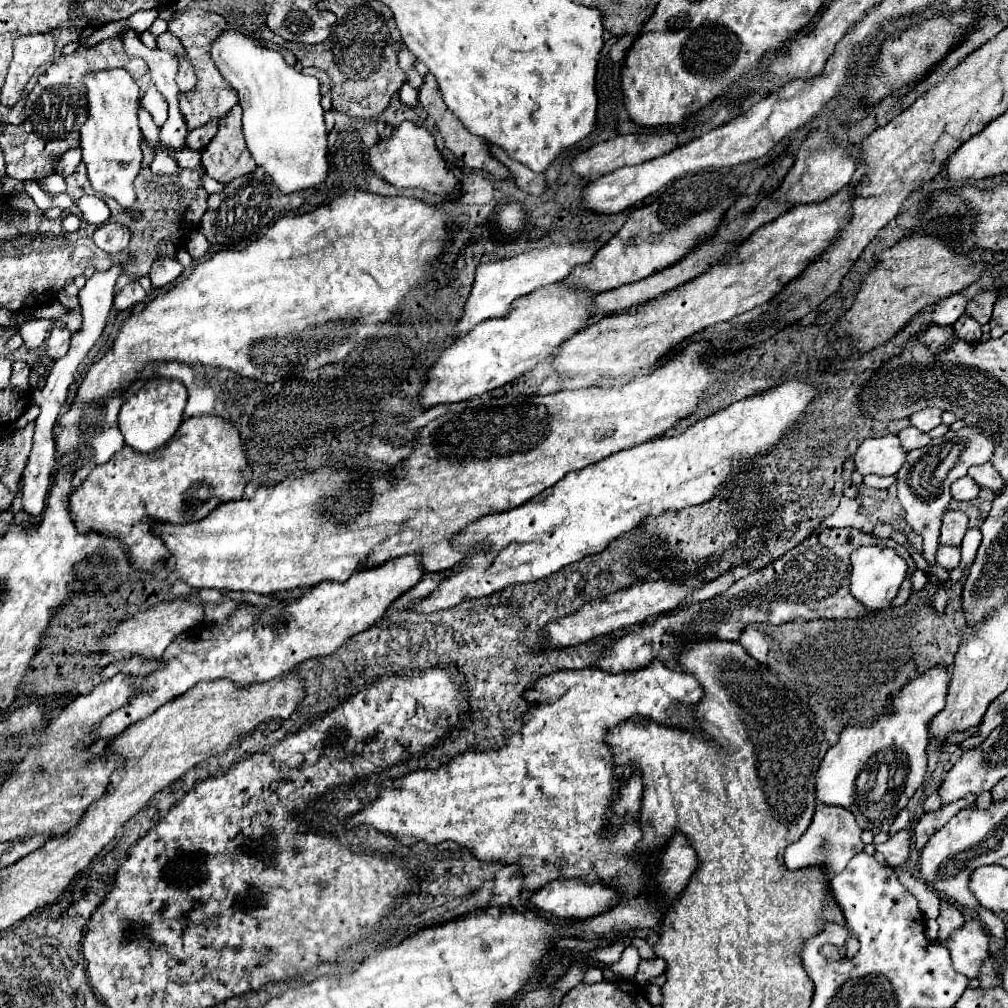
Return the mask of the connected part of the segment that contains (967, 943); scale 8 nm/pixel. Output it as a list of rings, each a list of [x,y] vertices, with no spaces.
[[[977,920],[965,922],[947,942],[939,942],[951,954],[955,970],[967,978],[977,978],[981,964],[989,958],[989,934]]]

